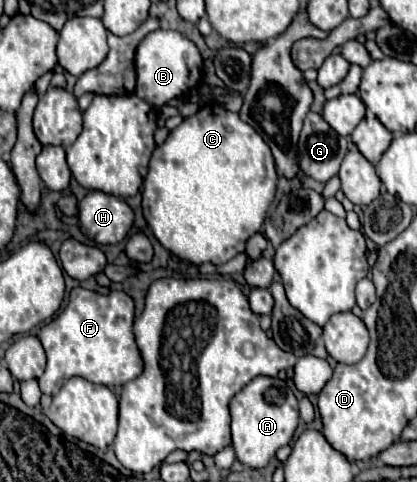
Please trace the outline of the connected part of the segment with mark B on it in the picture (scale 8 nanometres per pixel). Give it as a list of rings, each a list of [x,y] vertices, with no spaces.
[[[157,29],[139,43],[137,55],[135,55],[135,67],[137,67],[135,95],[141,99],[147,99],[147,103],[153,107],[161,107],[167,101],[183,95],[185,91],[189,91],[193,85],[201,81],[203,59],[197,45],[185,35],[181,35],[179,31]]]

